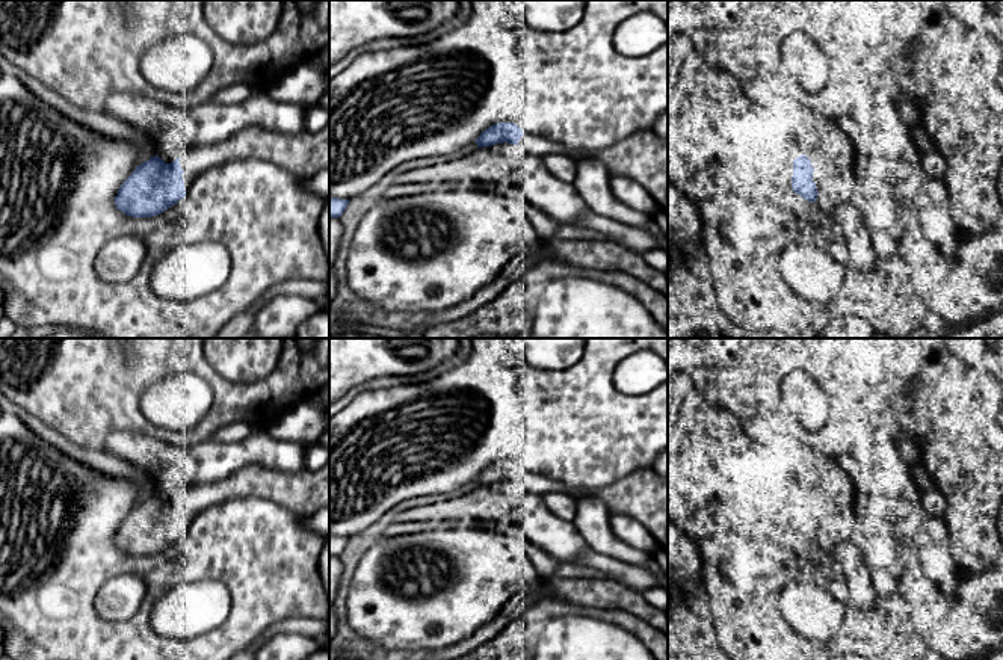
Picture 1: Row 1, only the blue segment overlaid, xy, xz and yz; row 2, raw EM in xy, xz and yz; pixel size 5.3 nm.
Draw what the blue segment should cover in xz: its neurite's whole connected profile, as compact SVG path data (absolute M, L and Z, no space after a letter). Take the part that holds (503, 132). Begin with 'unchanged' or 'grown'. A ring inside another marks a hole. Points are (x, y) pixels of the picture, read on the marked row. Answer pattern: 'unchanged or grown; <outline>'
grown; M514 122L494 124L485 131L482 131L480 136L474 142L477 143L479 148L508 142L527 154L535 154L535 156L566 154L577 162L583 156L580 151L568 151L563 145L551 142L542 136L524 133Z

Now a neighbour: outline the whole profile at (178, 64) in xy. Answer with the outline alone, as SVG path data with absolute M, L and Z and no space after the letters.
M189 33L159 41L140 57L140 72L150 85L183 95L196 91L211 65L210 47Z

